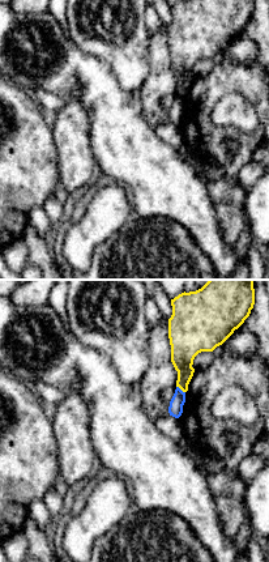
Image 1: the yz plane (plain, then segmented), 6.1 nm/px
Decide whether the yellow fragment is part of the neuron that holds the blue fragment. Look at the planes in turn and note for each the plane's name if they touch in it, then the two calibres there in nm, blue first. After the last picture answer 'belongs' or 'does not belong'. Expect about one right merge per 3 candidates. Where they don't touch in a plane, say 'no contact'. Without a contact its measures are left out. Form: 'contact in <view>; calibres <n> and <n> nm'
contact in yz; calibres 90 and 160 nm

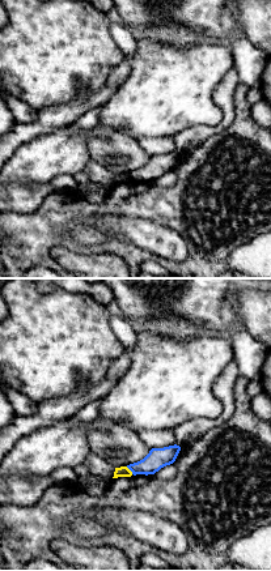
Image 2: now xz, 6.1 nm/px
contact in xz; calibres 130 and 60 nm

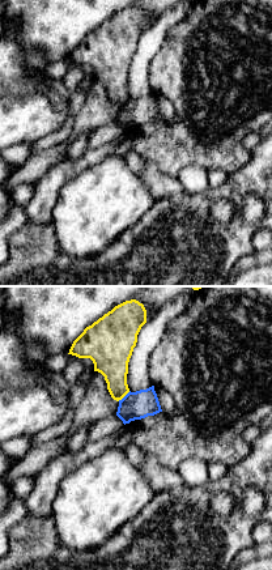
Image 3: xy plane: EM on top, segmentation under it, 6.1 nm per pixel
contact in xy; calibres 180 and 220 nm

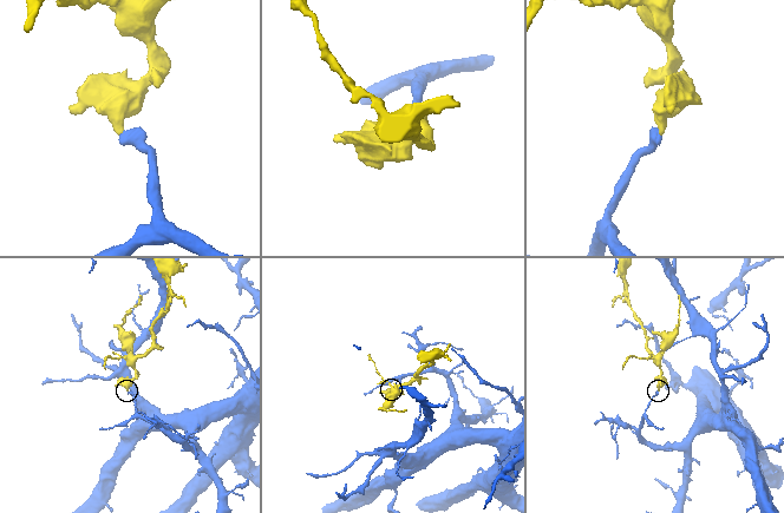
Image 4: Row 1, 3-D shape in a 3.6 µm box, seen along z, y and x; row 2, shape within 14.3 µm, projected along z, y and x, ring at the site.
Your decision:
does not belong

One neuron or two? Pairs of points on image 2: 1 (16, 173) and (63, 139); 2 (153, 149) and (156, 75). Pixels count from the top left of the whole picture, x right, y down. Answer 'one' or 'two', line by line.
1: one
2: two

